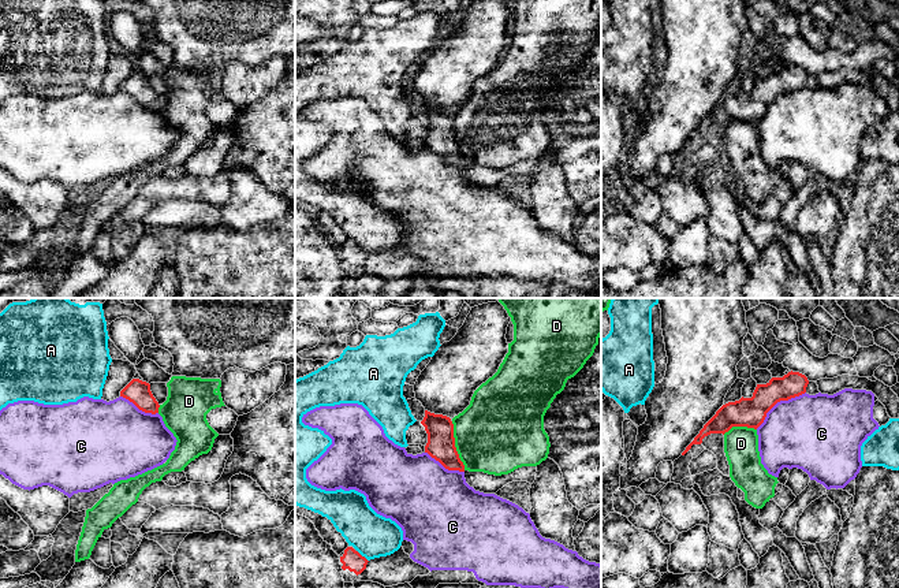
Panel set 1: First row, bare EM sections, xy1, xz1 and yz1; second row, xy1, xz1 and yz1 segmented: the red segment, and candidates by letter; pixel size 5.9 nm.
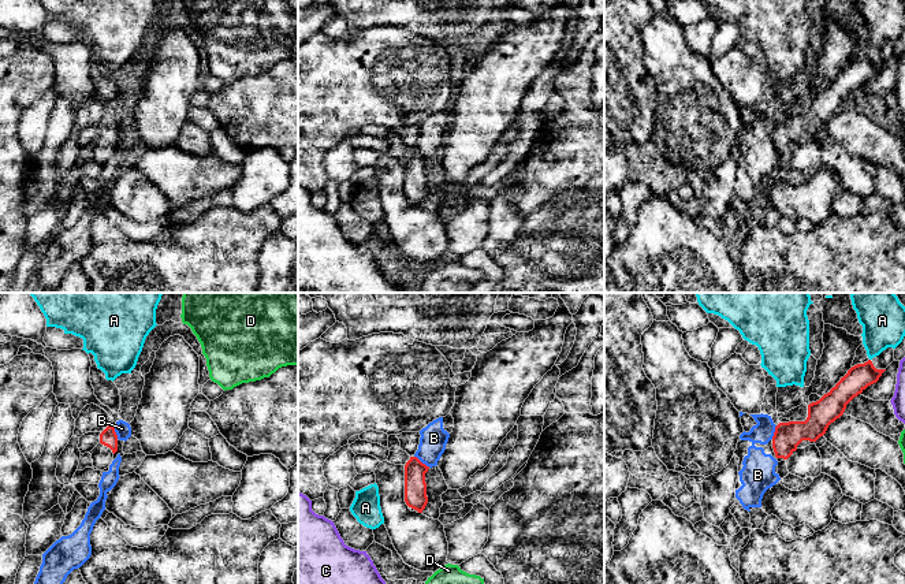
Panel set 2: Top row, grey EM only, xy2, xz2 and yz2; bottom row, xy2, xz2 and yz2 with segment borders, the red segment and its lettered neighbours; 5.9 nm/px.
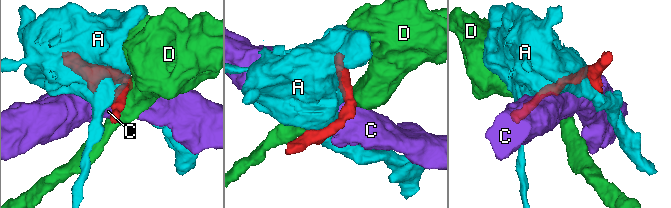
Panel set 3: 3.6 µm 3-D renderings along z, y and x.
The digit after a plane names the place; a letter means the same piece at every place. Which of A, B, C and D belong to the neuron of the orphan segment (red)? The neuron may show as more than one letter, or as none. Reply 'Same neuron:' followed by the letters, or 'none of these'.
Same neuron: none of these

